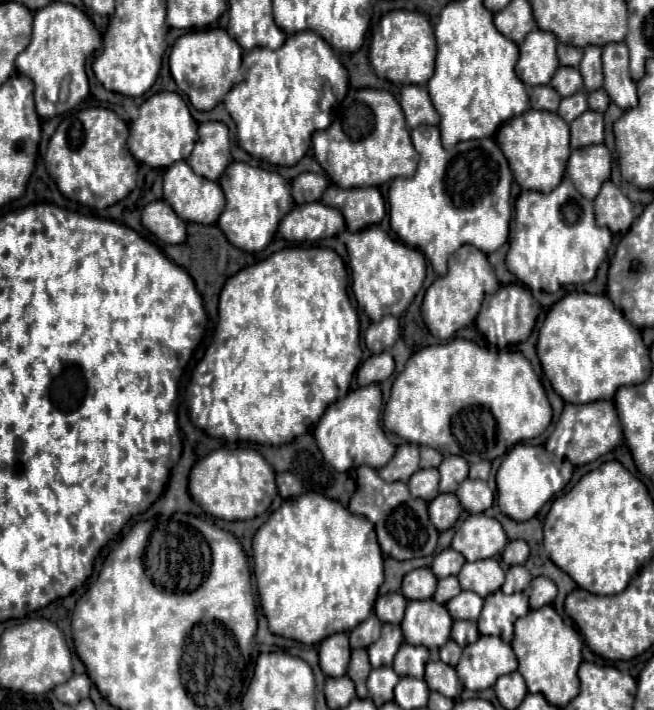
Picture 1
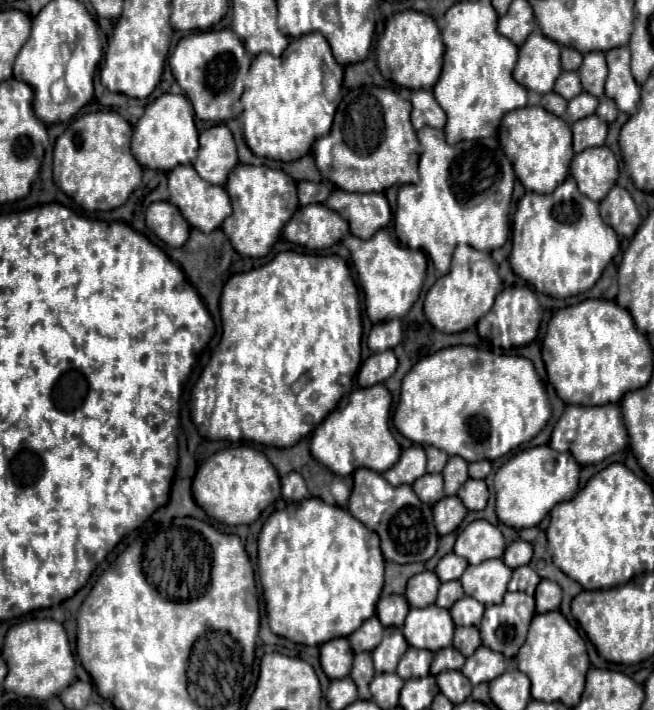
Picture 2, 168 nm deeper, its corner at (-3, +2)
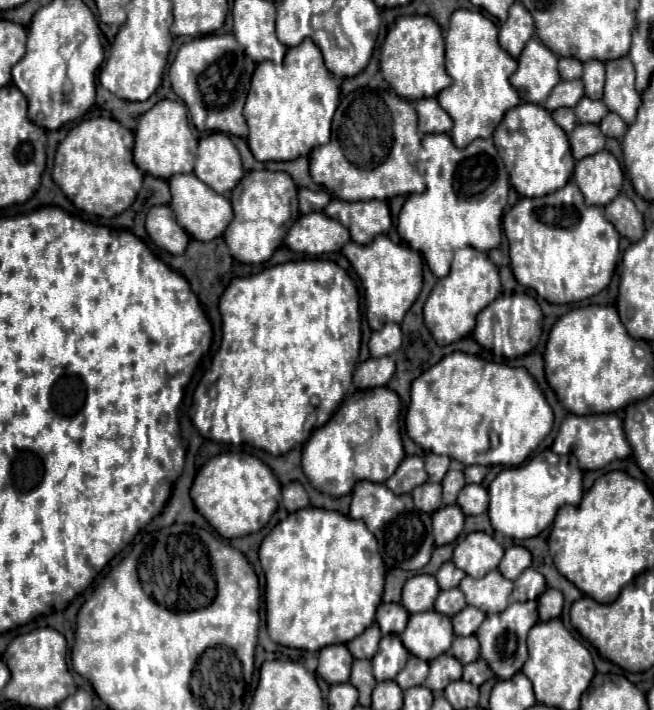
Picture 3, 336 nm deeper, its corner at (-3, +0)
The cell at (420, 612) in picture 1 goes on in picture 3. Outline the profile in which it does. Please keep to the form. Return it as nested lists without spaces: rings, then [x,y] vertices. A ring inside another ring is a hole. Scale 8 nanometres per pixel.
[[[436,610],[412,614],[404,634],[400,640],[418,658],[430,662],[432,658],[450,650],[454,638],[454,630],[450,618],[444,614],[436,614]]]

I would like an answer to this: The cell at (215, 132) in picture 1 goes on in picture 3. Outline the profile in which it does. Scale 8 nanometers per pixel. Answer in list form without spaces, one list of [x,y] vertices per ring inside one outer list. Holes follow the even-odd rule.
[[[214,132],[200,138],[194,174],[218,194],[228,194],[244,176],[240,154],[226,134]]]

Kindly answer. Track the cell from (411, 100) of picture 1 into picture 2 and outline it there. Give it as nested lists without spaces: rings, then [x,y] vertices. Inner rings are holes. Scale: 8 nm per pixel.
[[[414,90],[410,102],[412,102],[412,124],[416,130],[424,126],[444,128],[446,116],[440,104],[436,104],[432,90]]]

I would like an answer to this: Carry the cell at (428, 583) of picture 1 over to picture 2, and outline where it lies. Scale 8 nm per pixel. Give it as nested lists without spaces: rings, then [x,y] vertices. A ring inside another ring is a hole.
[[[420,572],[408,580],[406,600],[412,608],[426,608],[428,604],[436,602],[436,592],[440,588],[440,580],[434,572]]]

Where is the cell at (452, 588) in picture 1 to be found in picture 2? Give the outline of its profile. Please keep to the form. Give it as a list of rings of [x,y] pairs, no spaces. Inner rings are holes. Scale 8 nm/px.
[[[452,580],[448,584],[442,584],[438,590],[438,598],[436,604],[440,604],[440,608],[450,608],[456,600],[460,600],[464,596],[462,584],[458,580]]]

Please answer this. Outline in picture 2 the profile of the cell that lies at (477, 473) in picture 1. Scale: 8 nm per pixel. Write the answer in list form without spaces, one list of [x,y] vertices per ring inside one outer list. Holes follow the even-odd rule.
[[[482,460],[482,462],[472,462],[468,464],[468,474],[470,478],[478,478],[478,480],[484,480],[490,472],[490,462],[488,460]]]

